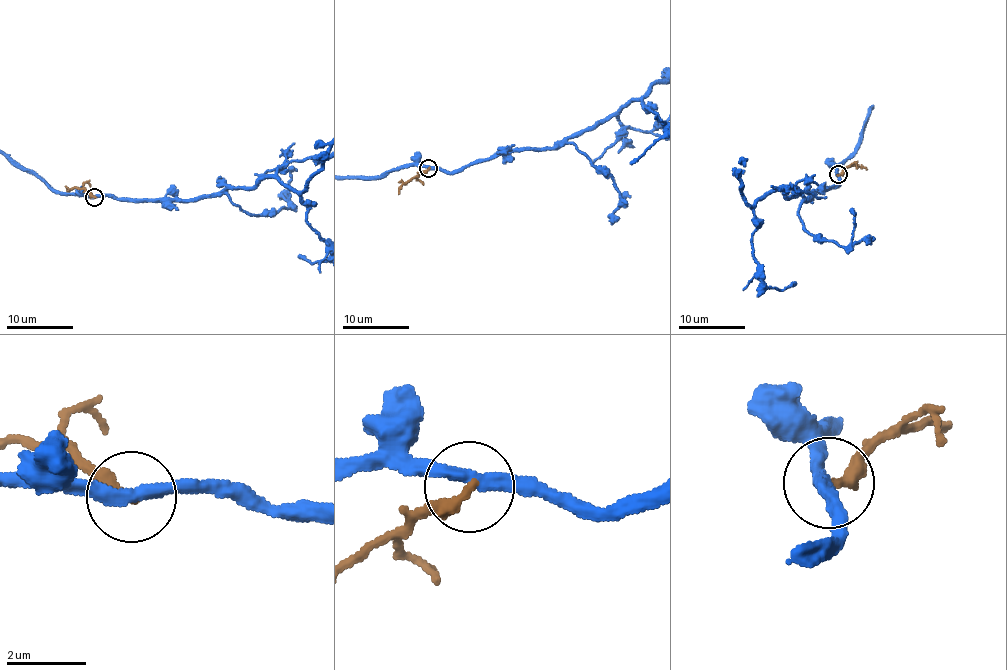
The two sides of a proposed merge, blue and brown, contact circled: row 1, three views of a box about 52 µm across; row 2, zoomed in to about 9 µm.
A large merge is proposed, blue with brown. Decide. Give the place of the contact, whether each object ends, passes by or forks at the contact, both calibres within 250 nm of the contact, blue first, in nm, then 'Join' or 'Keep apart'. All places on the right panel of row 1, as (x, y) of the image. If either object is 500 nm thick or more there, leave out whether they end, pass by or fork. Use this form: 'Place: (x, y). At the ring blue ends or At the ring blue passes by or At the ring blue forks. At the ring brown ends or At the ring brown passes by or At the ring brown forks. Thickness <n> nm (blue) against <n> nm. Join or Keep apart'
Place: (838, 174). At the ring blue passes by. At the ring brown ends. Thickness 320 nm (blue) against 320 nm. Keep apart

